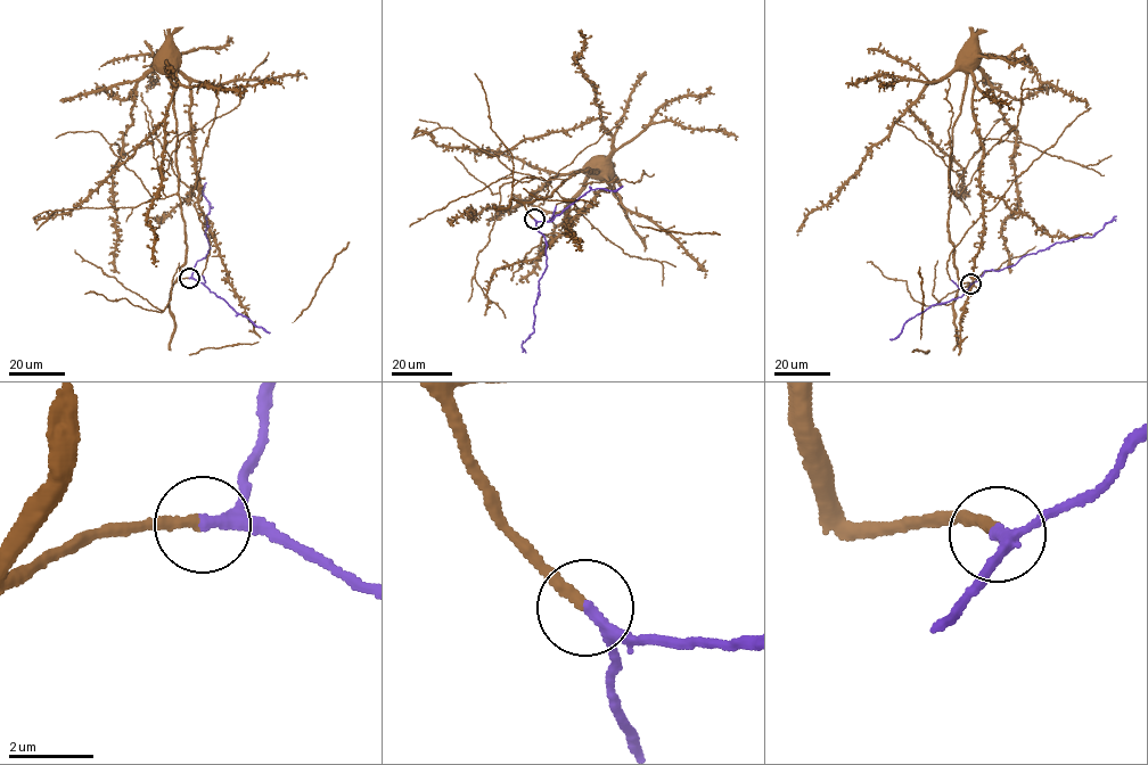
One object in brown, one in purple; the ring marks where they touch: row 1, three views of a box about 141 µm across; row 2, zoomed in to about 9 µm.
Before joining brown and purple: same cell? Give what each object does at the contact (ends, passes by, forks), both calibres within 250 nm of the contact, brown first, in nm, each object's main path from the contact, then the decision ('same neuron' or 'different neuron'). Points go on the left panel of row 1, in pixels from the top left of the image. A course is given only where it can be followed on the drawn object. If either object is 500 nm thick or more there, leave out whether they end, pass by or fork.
brown ends | purple passes by | 260/220 nm | brown via (189, 278), (175, 281), (187, 243), (175, 72), (189, 81), (198, 207), (229, 285), (261, 337) | purple via (189, 278), (210, 247), (205, 233), (207, 228), (205, 220), (212, 207), (202, 191), (206, 182) | same neuron

